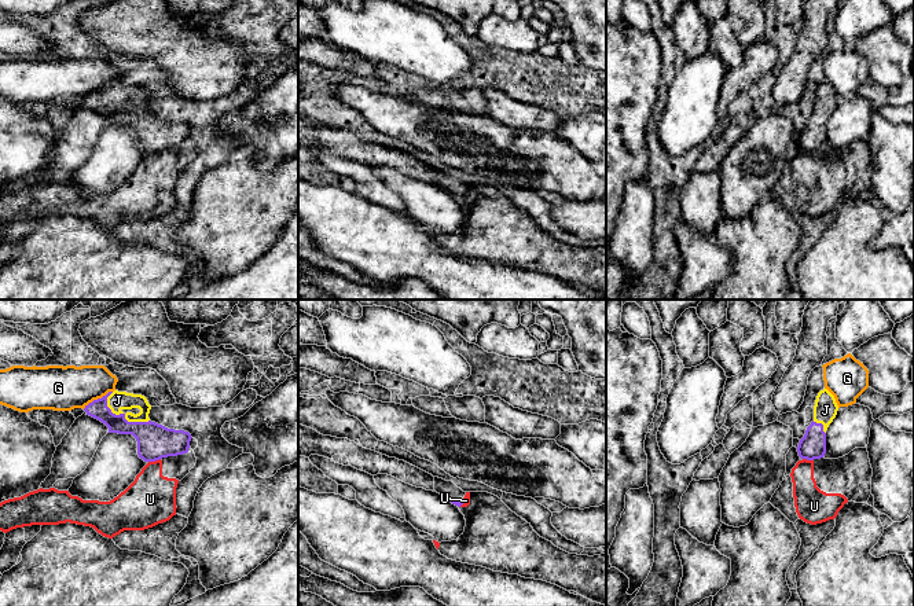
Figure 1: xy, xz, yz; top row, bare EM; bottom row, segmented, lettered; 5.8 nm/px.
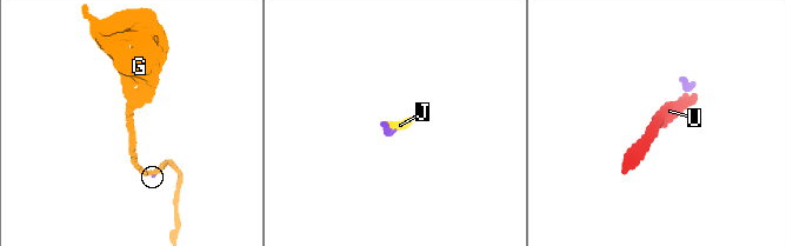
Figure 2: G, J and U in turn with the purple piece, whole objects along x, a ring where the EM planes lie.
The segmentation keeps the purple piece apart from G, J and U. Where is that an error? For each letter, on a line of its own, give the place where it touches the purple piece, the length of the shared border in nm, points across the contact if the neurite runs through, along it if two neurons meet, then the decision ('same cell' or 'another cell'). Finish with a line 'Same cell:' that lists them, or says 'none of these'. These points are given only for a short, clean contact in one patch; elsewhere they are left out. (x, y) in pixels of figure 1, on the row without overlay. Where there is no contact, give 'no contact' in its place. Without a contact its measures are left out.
G: xy (98, 91) | 200 nm | along xy (112, 83), (94, 91), (83, 100) | another cell
J: xy (124, 107) | 300 nm | same cell
U: xy (154, 153) | 80 nm | along xy (160, 150), (149, 154) | another cell
Same cell: J

